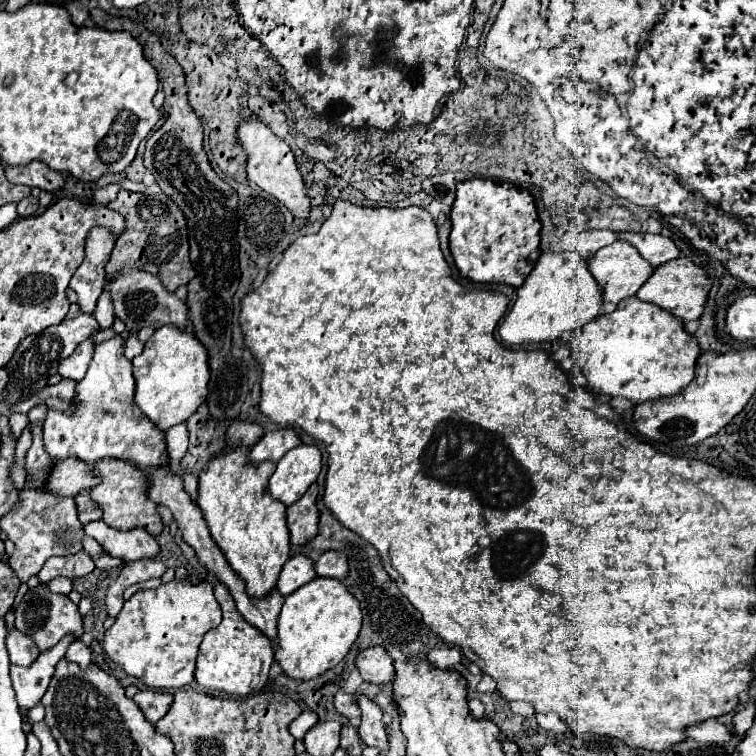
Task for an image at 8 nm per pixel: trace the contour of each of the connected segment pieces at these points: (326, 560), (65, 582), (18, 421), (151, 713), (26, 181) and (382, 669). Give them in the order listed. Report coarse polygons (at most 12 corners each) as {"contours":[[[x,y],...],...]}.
{"contours":[[[325,551],[315,559],[319,577],[345,579],[347,557],[341,551]],[[55,577],[49,583],[53,593],[69,595],[73,589],[65,577]],[[13,413],[9,420],[13,420],[11,432],[17,440],[26,425],[28,416]],[[137,691],[133,701],[149,723],[169,711],[173,693]],[[43,161],[13,167],[7,179],[15,185],[55,193],[65,177]],[[379,645],[363,649],[355,667],[369,683],[395,677],[393,659]]]}

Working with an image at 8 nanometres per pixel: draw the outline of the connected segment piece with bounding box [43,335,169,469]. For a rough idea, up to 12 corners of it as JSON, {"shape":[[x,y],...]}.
{"shape":[[117,335],[95,347],[71,415],[47,409],[53,459],[169,461],[161,431],[133,401]]}

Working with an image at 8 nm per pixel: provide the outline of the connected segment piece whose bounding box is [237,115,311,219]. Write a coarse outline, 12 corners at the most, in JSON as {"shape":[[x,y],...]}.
{"shape":[[255,115],[239,125],[249,181],[295,217],[309,203],[295,155]]}

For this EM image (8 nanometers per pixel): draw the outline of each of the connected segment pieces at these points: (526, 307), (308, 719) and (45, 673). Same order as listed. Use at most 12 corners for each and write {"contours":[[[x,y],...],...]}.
{"contours":[[[543,253],[499,335],[555,341],[603,313],[579,253]],[[301,711],[289,725],[295,739],[319,721],[313,711]],[[73,639],[41,653],[29,667],[11,665],[17,703],[29,711],[45,695],[55,665]]]}

